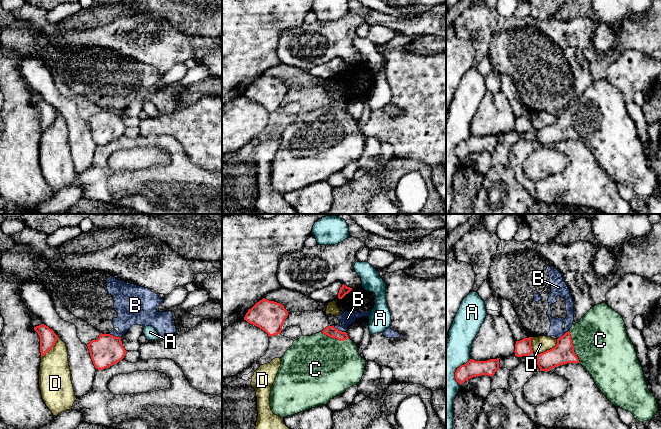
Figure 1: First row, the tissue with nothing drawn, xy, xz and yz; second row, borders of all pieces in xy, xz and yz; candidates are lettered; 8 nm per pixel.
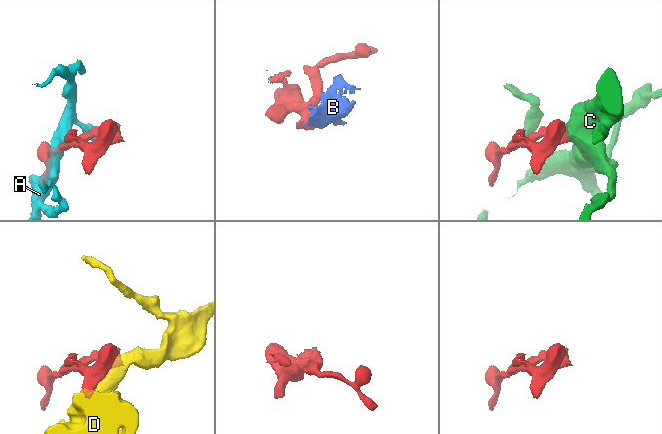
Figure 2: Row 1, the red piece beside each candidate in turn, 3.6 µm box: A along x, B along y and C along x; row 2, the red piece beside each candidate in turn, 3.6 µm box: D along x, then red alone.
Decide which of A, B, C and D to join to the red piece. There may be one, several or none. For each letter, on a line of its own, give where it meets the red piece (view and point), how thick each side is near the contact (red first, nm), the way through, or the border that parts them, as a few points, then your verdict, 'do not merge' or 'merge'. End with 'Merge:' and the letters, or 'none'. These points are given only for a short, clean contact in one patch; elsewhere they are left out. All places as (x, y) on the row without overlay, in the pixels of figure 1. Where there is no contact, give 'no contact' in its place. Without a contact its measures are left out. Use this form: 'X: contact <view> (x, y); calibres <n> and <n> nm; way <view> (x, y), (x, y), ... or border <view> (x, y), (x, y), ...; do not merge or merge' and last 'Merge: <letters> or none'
A: contact yz (456, 146); calibres 140 and 240 nm; border yz (470, 134), (455, 148), (455, 156), (459, 160); do not merge
B: contact xz (338, 106); calibres 90 and 110 nm; border xz (333, 102), (345, 108); do not merge
C: contact yz (573, 123); calibres 170 and 440 nm; way yz (563, 129), (573, 123), (591, 116), (600, 116); merge
D: contact yz (550, 125); calibres 170 and 130 nm; do not merge
Merge: C

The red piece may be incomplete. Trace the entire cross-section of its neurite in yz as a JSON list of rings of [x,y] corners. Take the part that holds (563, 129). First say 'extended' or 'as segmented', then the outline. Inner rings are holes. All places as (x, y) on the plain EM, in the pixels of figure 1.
extended; [[[605,78],[592,83],[578,99],[573,100],[568,108],[557,115],[555,123],[537,130],[540,147],[550,147],[567,139],[580,139],[607,175],[616,183],[631,188],[637,197],[650,197],[657,189],[657,176],[648,165],[623,93]]]

